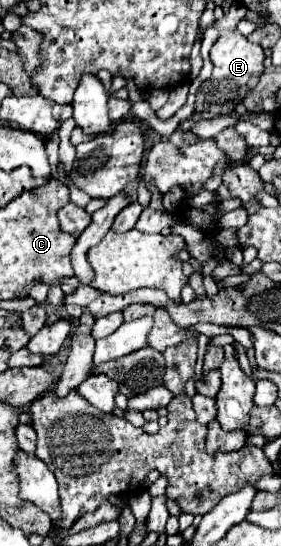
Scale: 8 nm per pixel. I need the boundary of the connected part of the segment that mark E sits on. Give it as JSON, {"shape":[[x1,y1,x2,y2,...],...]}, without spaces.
{"shape":[[227,31,227,33,221,33,217,43,213,45,211,61,213,61,213,75,209,77,209,81,201,85,197,93,195,113,211,115,209,119,219,117,219,115,235,115,235,105,243,103,247,93,259,83,259,77,265,69,263,47,249,43,247,37,241,35,239,31]]}

